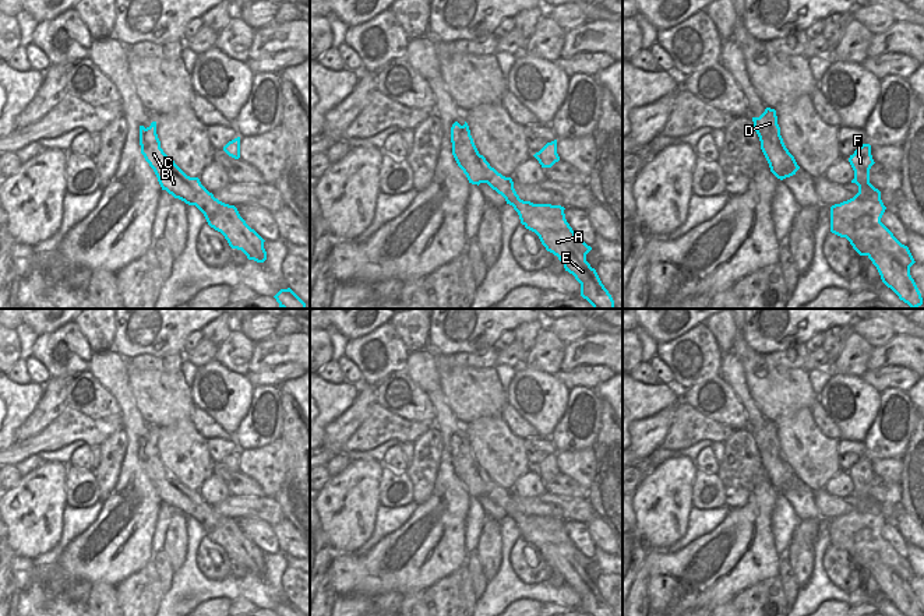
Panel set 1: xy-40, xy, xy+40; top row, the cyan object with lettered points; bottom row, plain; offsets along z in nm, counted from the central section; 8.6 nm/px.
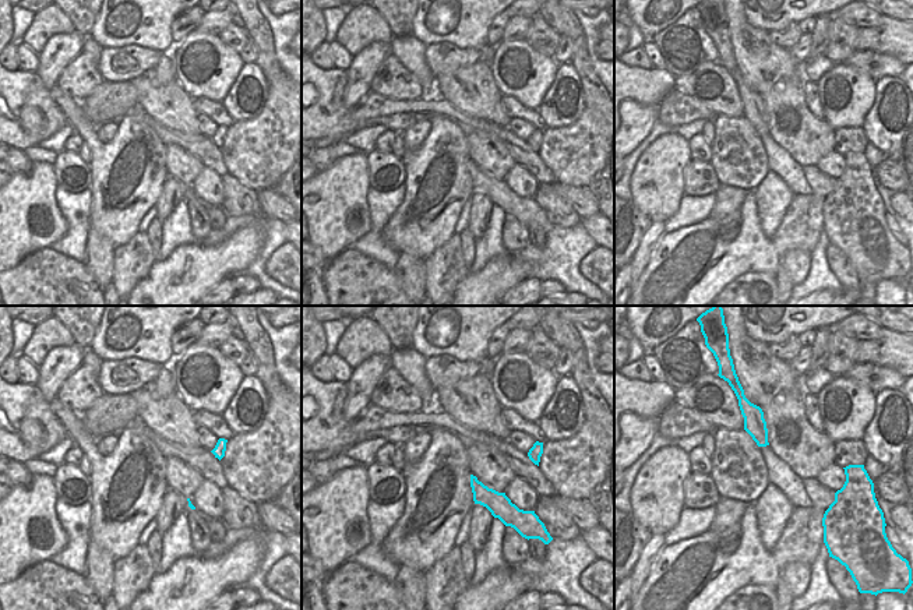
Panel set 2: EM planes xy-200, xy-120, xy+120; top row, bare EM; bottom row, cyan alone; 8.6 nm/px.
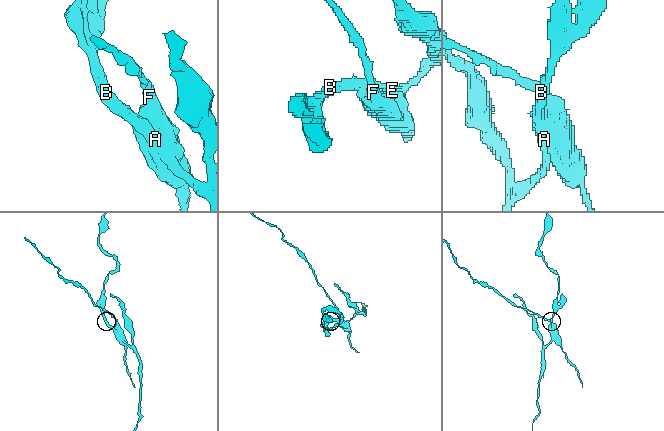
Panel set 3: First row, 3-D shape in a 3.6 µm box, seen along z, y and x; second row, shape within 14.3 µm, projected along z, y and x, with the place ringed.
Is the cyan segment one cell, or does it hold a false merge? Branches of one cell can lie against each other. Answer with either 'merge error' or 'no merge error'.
merge error

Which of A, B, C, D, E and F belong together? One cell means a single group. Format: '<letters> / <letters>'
A B C D E / F

